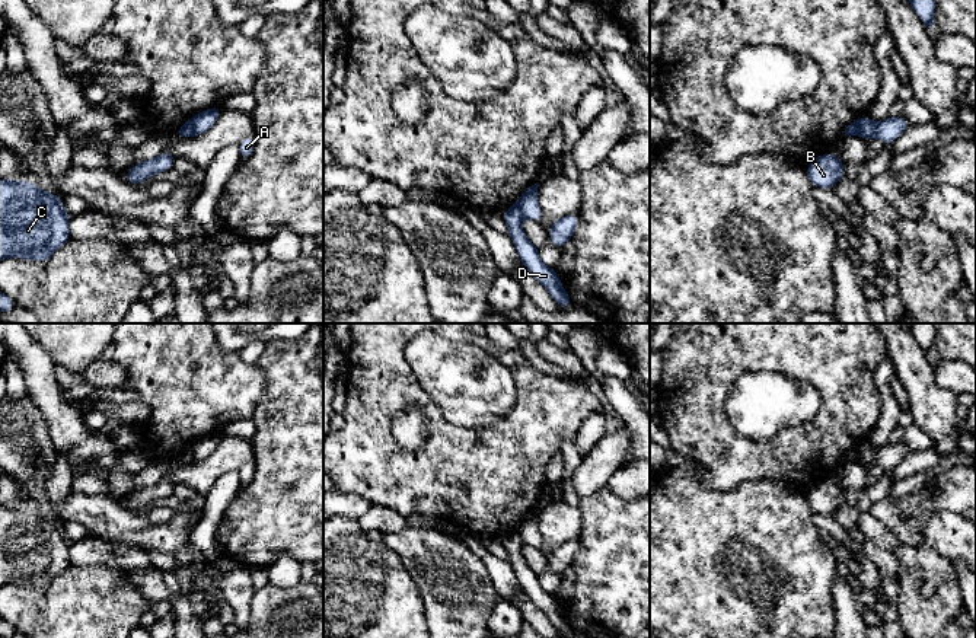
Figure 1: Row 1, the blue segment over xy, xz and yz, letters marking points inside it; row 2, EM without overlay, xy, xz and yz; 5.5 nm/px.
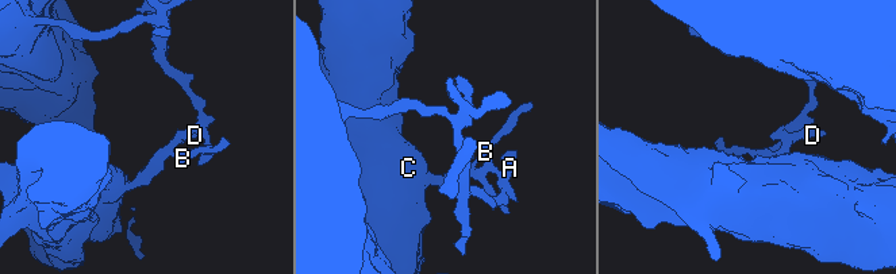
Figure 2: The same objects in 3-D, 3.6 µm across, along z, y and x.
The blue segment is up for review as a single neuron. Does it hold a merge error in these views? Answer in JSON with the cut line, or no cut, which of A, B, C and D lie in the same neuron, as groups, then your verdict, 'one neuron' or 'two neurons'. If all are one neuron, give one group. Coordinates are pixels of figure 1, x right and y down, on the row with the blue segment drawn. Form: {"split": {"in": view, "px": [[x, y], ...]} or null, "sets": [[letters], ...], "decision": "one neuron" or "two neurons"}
{"split": {"in": "yz", "px": [[864, 115], [857, 134]]}, "sets": [["A"], ["B", "C", "D"]], "decision": "two neurons"}

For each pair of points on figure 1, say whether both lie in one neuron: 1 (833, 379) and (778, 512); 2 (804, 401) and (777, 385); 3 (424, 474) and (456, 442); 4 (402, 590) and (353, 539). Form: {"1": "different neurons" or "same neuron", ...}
{"1": "different neurons", "2": "same neuron", "3": "same neuron", "4": "same neuron"}

